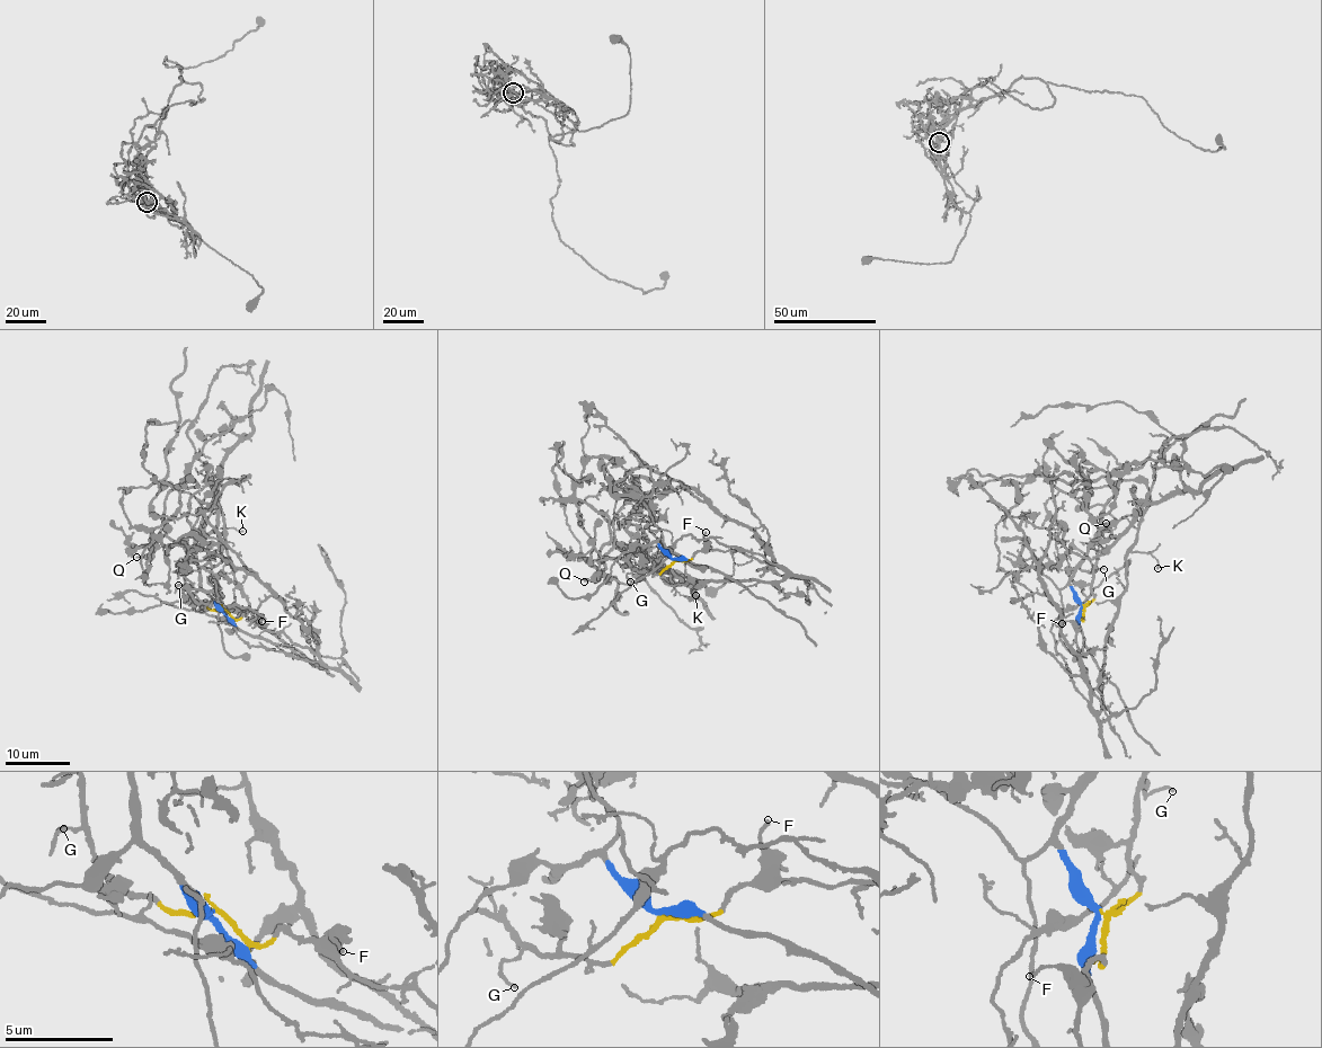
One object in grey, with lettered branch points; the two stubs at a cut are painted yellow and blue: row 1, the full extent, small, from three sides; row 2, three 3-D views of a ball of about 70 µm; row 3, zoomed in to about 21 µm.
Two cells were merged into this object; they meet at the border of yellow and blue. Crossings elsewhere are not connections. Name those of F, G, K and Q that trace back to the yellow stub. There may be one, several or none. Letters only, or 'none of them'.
F, G

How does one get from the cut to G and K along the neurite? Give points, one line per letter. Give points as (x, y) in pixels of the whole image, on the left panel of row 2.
G: (224, 609), (200, 606), (183, 585), (176, 587), (179, 585)
K: (223, 610), (250, 634), (278, 644), (256, 620), (234, 578), (221, 532), (223, 529), (242, 531)

